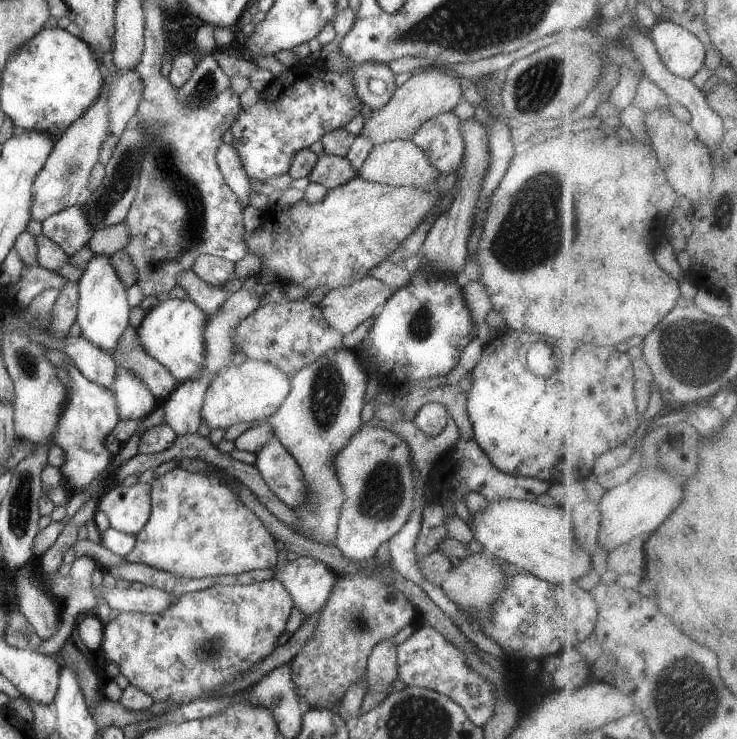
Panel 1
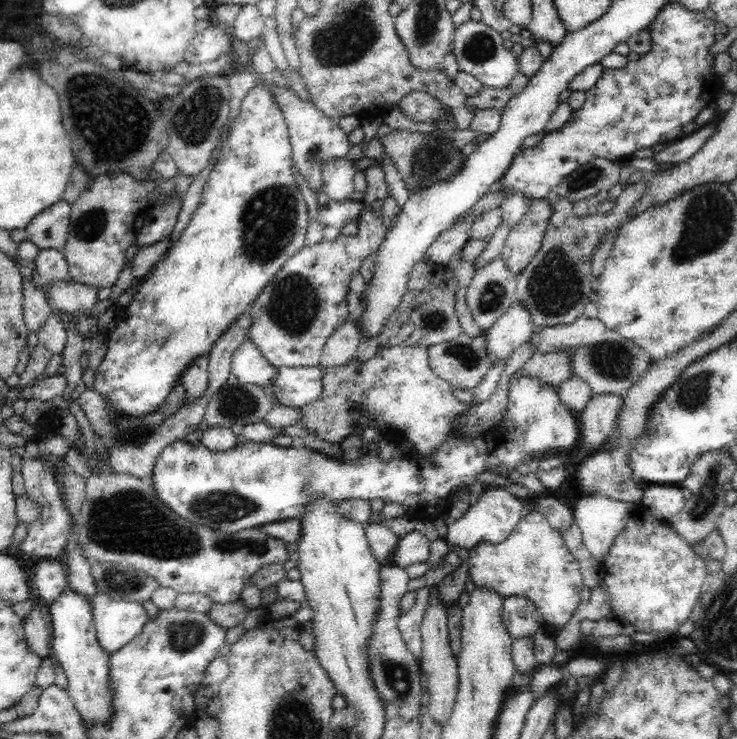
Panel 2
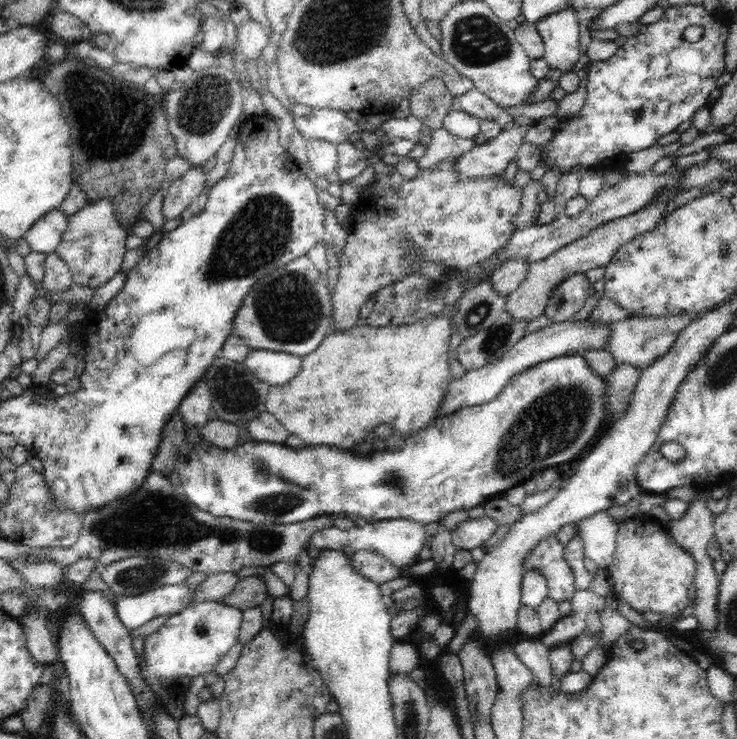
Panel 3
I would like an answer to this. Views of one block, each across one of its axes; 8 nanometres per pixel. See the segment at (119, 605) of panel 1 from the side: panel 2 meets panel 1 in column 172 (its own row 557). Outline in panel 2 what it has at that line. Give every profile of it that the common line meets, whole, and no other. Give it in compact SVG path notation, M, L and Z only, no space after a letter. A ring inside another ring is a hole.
M581 495L573 515L576 526L582 531L583 541L598 561L606 556L615 536L626 526L634 514L627 502L596 495Z

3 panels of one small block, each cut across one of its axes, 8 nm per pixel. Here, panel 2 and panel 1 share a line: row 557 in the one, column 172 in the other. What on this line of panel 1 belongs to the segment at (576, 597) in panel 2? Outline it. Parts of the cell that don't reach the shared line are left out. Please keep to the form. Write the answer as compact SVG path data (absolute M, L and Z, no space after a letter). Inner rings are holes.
M178 467L154 478L150 482L150 518L136 535L134 550L124 560L191 579L236 576L276 567L276 539L264 522L240 502L236 486L228 486L228 481L229 478L216 469L208 474Z

